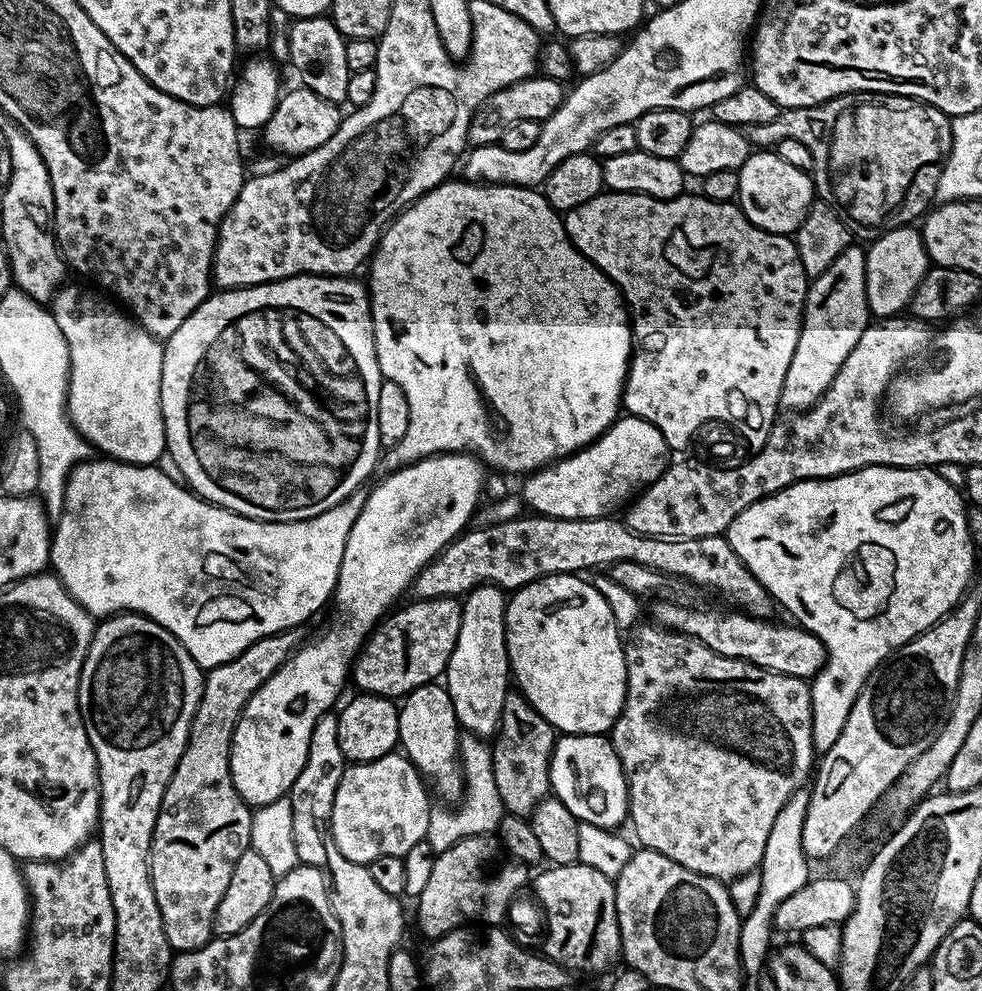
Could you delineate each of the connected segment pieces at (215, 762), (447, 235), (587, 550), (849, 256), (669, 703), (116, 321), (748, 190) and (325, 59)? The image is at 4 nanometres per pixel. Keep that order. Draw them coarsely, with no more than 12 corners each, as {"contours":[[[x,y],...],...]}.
{"contours":[[[289,630],[207,669],[152,839],[173,953],[213,939],[253,809],[230,774]],[[448,178],[366,268],[383,471],[531,474],[621,415],[620,289]],[[522,514],[456,537],[417,600],[638,562],[771,617],[727,535]],[[866,252],[811,281],[780,408],[817,404],[870,325]],[[652,622],[610,739],[639,847],[731,882],[812,689]],[[65,286],[68,418],[126,464],[166,452],[164,344]],[[753,151],[738,206],[754,226],[795,233],[814,202],[811,175]],[[327,15],[287,29],[299,83],[340,106],[353,72],[346,37]]]}

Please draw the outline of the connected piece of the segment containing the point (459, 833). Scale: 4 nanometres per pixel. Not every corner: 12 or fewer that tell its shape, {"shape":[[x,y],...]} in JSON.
{"shape":[[464,734],[460,805],[429,811],[426,843],[439,854],[495,833],[506,814],[491,747]]}

